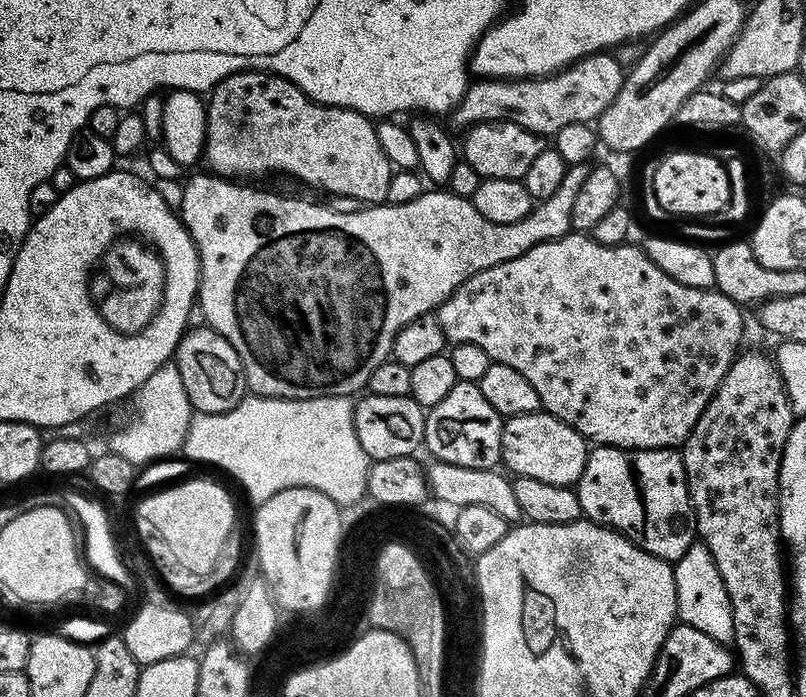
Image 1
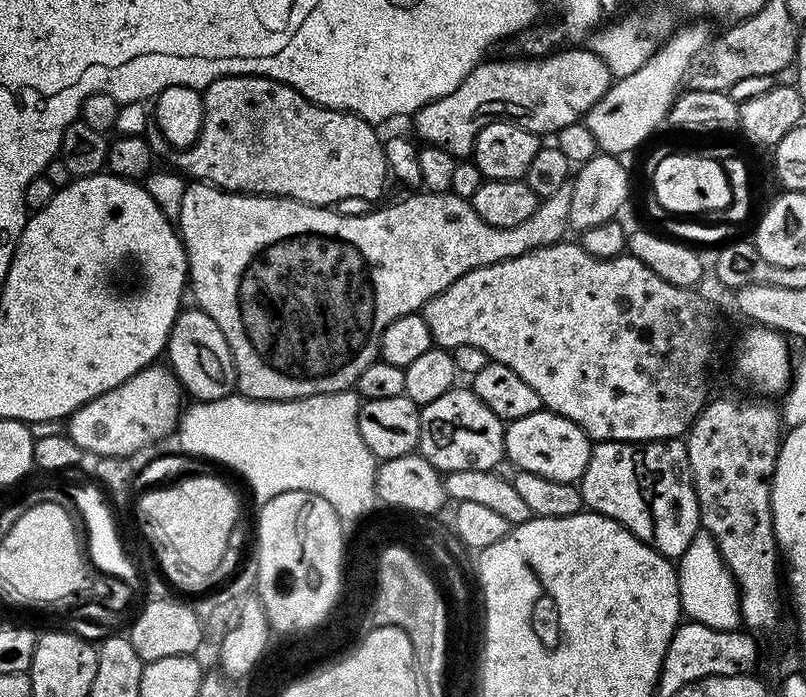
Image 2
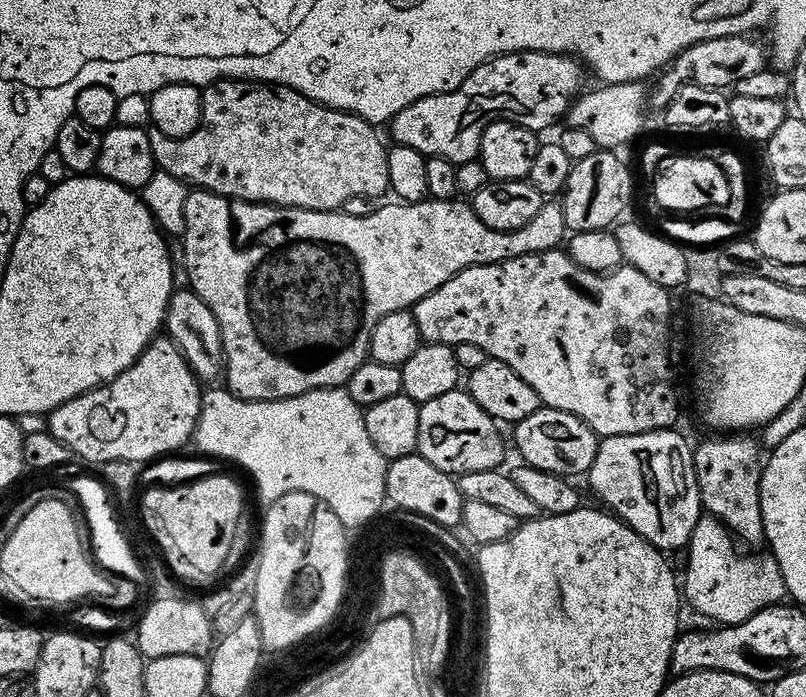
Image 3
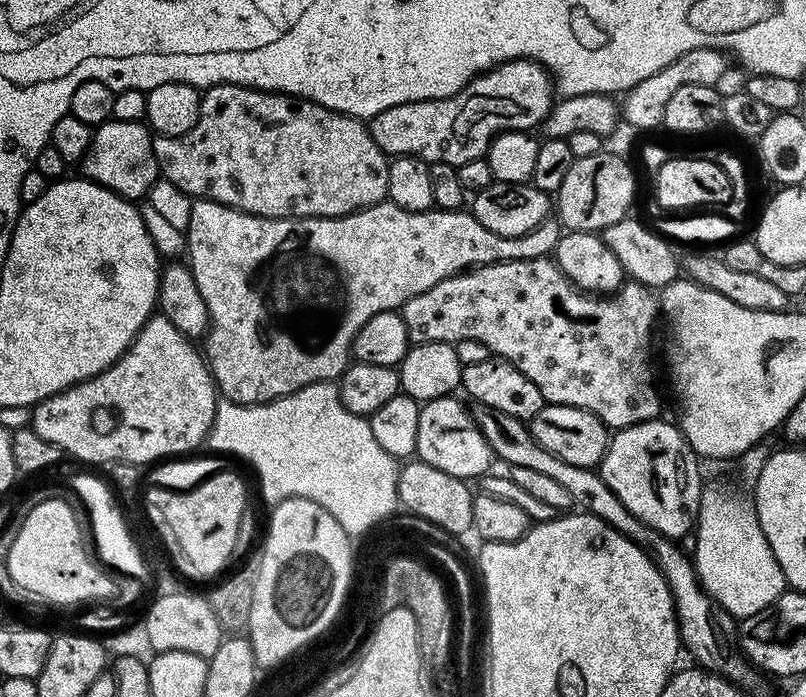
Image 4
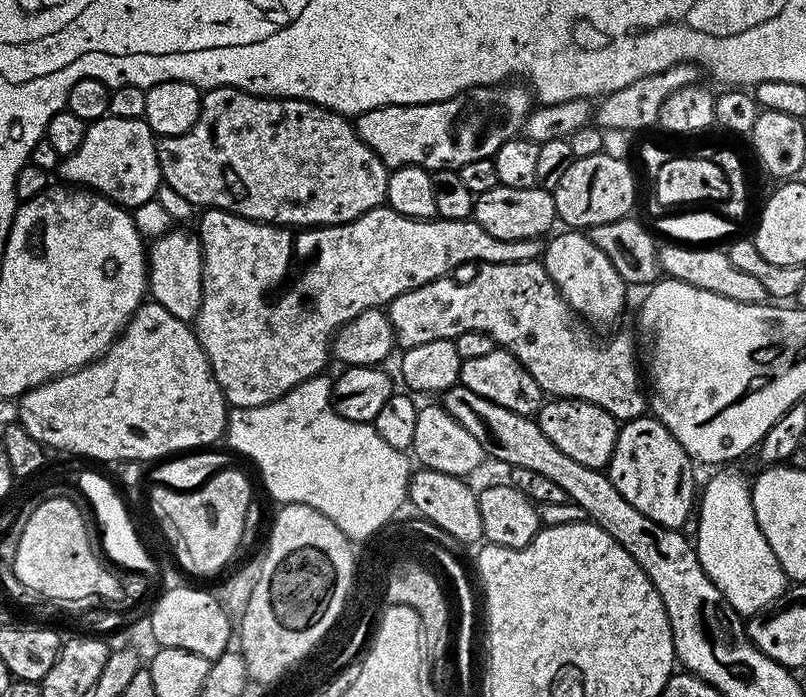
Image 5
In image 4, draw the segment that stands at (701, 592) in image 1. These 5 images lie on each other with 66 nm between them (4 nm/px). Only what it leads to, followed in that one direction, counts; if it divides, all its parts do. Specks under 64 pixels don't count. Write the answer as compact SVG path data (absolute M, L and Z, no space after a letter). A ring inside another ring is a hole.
M724 484L718 485L717 488L705 487L700 493L700 514L694 528L695 536L696 577L700 579L700 585L704 587L705 592L727 615L729 612L730 615L736 616L735 618L743 618L758 614L758 610L766 610L766 606L773 604L786 590L784 575L778 566L778 558L774 558L774 550L770 550L770 542L766 542L762 534L749 493L747 496L744 492L734 492Z

